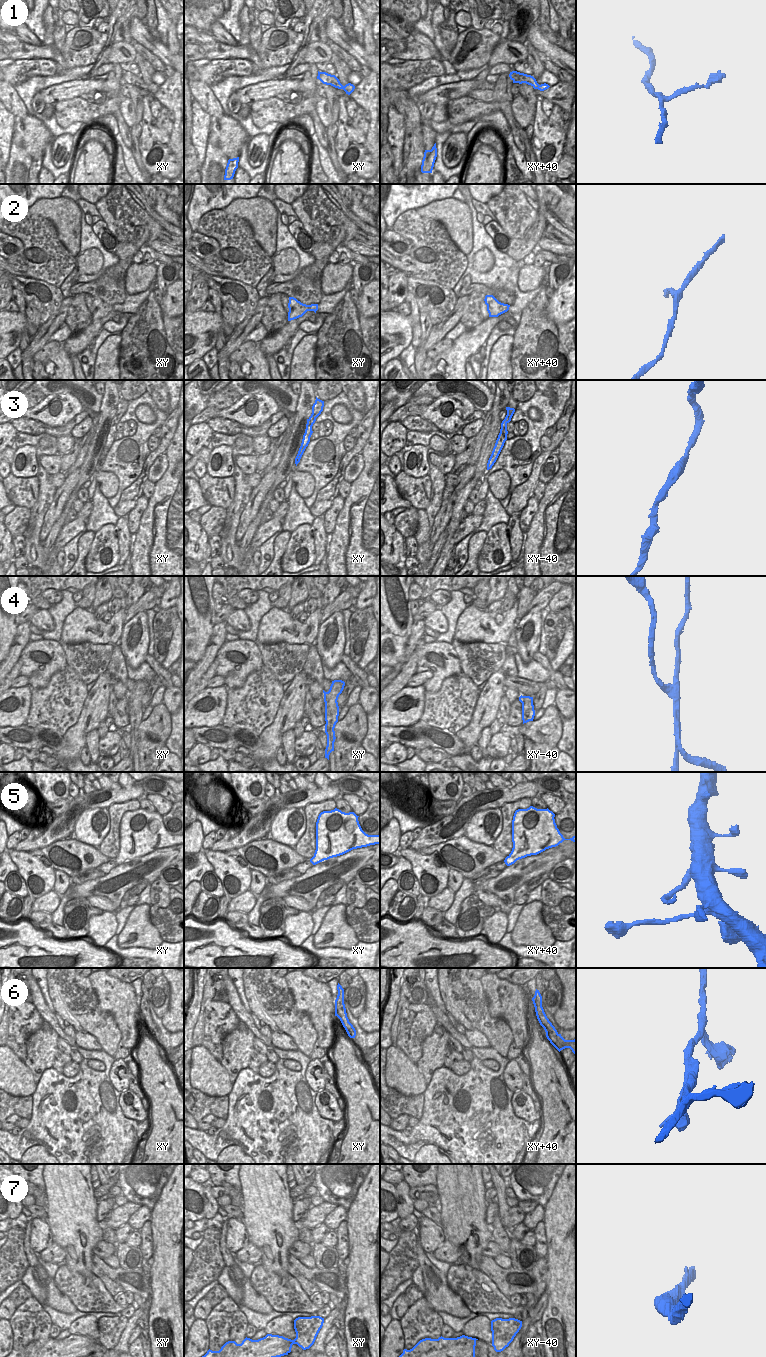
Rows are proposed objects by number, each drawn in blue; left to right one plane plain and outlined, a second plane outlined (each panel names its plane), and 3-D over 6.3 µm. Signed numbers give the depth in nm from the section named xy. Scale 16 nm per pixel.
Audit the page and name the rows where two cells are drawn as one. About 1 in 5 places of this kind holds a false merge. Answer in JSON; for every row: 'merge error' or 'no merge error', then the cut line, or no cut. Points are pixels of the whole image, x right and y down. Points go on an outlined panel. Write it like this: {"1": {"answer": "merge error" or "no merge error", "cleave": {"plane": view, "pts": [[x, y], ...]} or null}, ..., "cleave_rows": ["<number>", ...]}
{"1": {"answer": "no merge error", "cleave": null}, "2": {"answer": "no merge error", "cleave": null}, "3": {"answer": "no merge error", "cleave": null}, "4": {"answer": "merge error", "cleave": {"plane": "xy", "pts": [[338, 706], [329, 705], [325, 710]]}}, "5": {"answer": "merge error", "cleave": {"plane": "xy", "pts": [[312, 857], [318, 857], [321, 860]]}}, "6": {"answer": "no merge error", "cleave": null}, "7": {"answer": "merge error", "cleave": {"plane": "xy-40", "pts": [[521, 1324], [497, 1322], [491, 1327]]}}, "cleave_rows": ["4", "5", "7"]}

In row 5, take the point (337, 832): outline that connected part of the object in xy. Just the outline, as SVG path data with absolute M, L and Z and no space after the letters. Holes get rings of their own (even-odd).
M337 808L321 812L316 822L316 850L312 858L317 857L322 862L353 849L380 844L380 835L366 834L359 824L358 817L354 812L345 813Z

